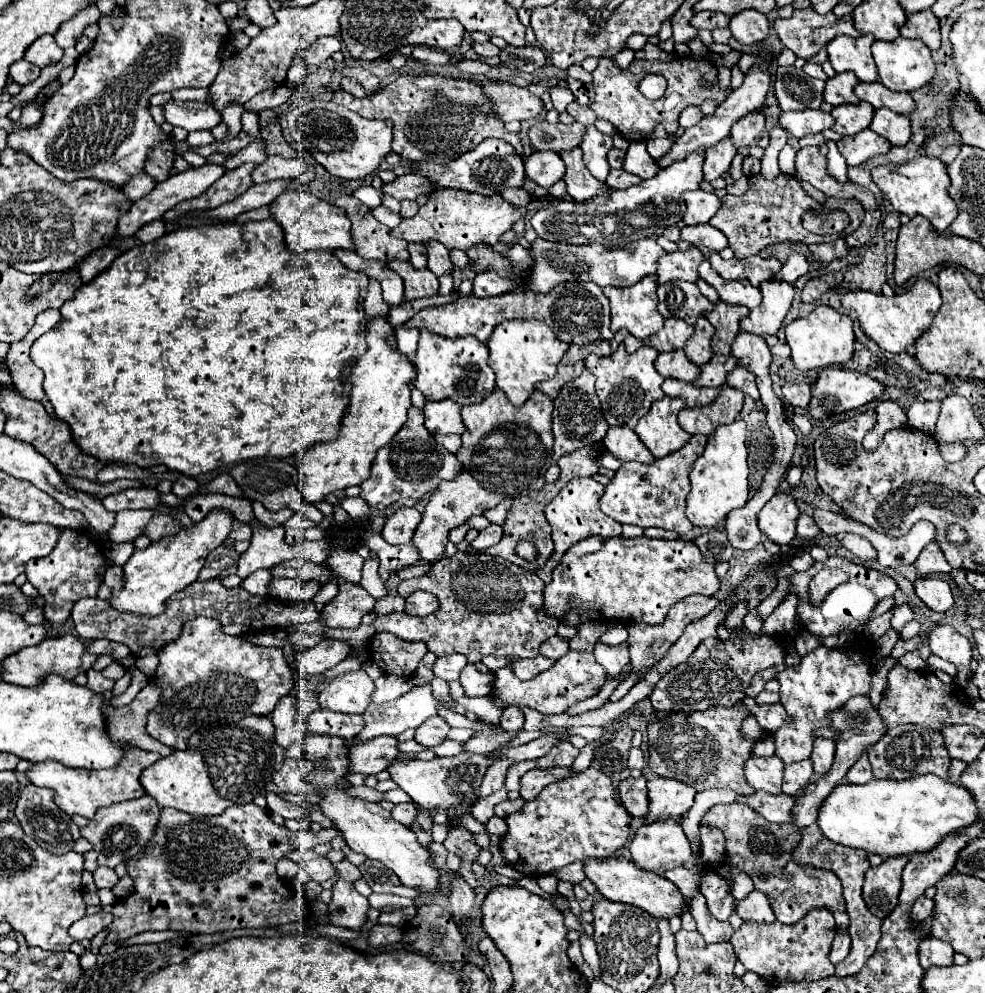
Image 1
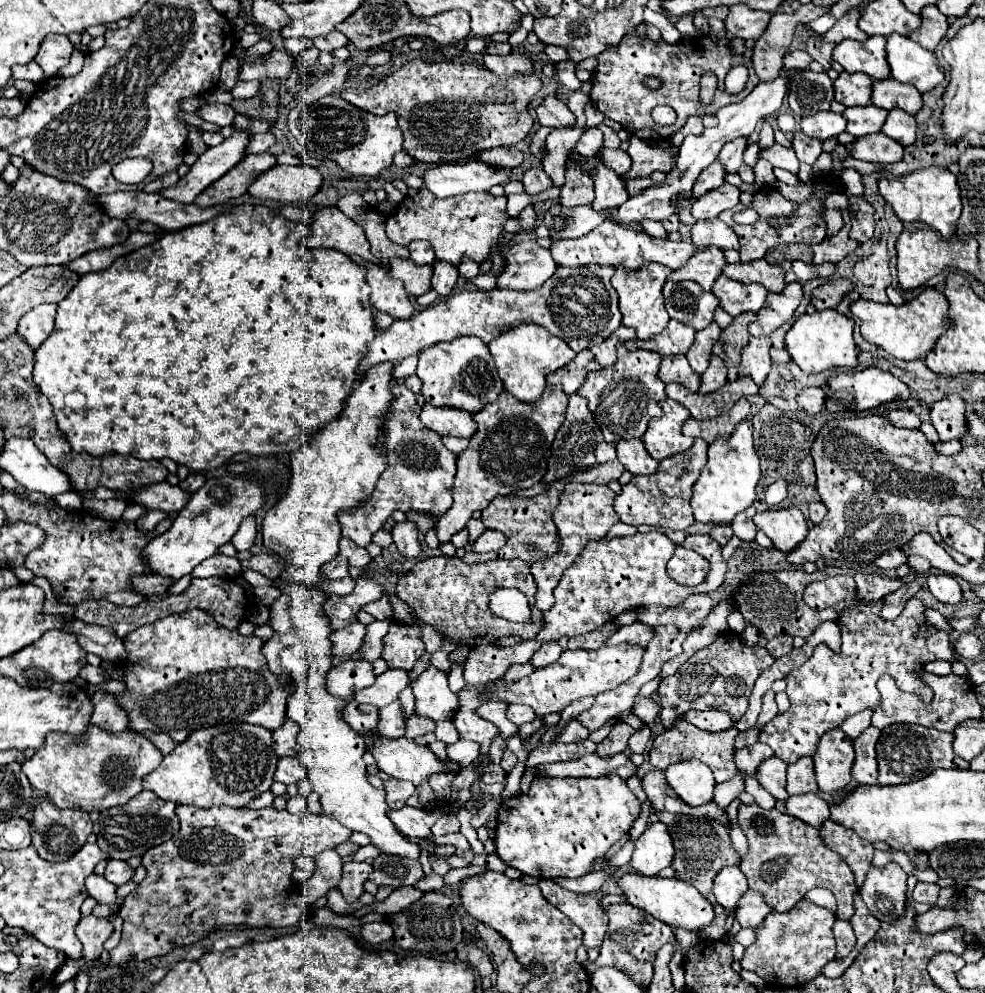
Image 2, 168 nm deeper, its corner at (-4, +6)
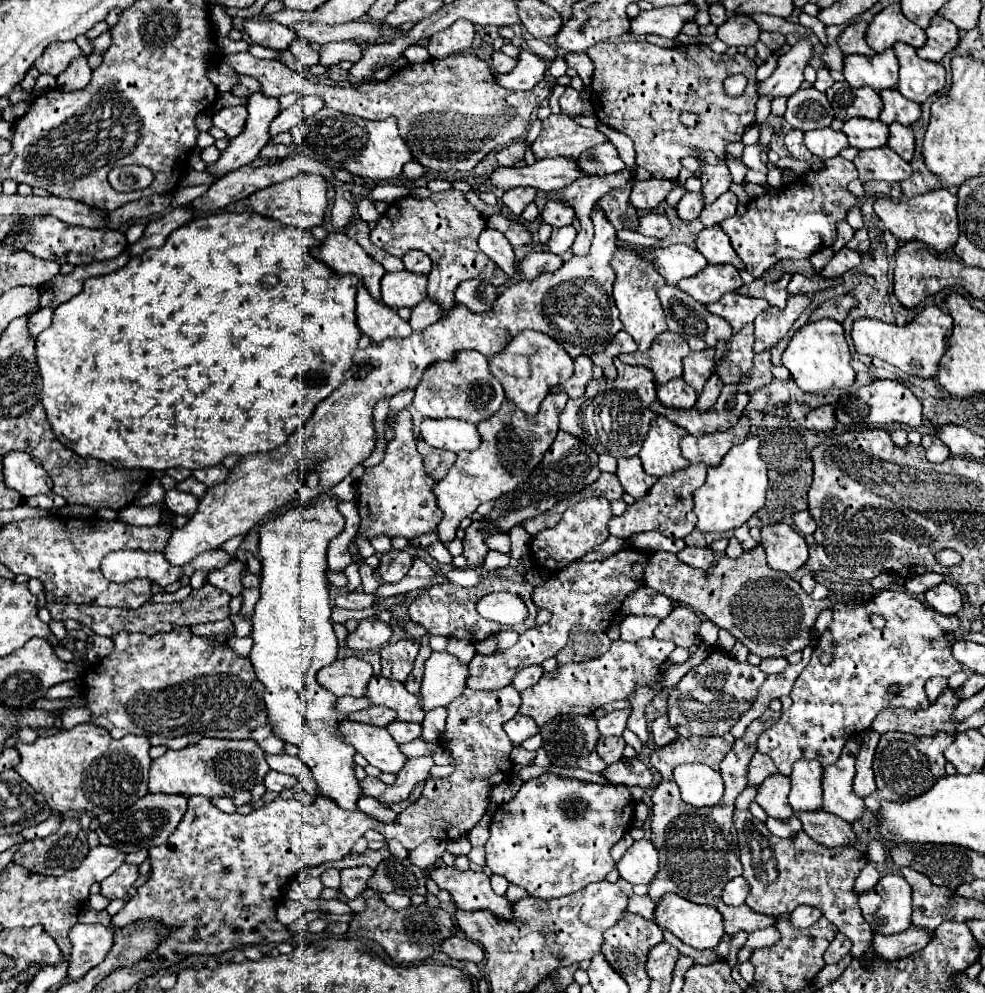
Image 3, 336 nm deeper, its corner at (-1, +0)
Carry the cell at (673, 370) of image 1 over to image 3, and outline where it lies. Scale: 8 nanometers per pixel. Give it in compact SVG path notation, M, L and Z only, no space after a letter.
M674 378L668 384L664 384L664 388L658 388L658 400L664 406L676 408L676 410L694 408L696 398L698 398L696 392L692 392L692 388L682 378Z

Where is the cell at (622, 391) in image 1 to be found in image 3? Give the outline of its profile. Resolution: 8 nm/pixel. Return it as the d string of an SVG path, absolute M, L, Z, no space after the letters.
M622 364L616 380L590 380L582 398L566 402L566 408L560 414L560 430L580 438L596 454L606 452L614 458L636 456L648 434L650 422L656 418L656 414L650 410L654 400L656 390L652 384L652 372L648 372L648 368Z

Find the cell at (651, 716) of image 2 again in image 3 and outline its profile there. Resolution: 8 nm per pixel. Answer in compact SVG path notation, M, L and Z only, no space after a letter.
M644 638L638 642L616 640L600 658L578 664L560 664L554 672L544 674L532 688L522 692L520 714L534 718L538 726L546 724L558 714L592 714L596 708L608 702L630 696L632 688L636 688L640 680L648 680L648 676L656 672L656 664L664 662L674 648L676 646L672 642L656 638Z

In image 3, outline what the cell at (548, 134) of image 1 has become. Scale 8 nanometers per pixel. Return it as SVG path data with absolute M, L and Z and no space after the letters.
M610 142L584 152L584 156L580 156L578 164L580 164L580 170L586 172L588 176L608 176L608 174L622 172L626 168L626 164L620 160L614 144L610 144Z

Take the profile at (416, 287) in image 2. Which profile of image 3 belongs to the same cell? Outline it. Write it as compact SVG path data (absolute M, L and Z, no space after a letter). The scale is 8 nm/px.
M408 270L384 274L382 302L390 308L412 308L428 296L426 282L426 274L414 274Z

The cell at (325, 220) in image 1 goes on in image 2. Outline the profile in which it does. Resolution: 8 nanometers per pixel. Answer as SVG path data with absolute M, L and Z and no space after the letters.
M337 206L317 208L313 212L311 232L305 238L305 246L335 248L343 254L357 254L363 260L375 262L375 258L371 258L369 242L363 228L357 226L351 218L347 218Z

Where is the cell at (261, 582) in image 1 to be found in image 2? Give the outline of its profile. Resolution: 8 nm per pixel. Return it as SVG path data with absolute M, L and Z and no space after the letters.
M347 576L347 578L343 578L343 580L335 580L335 582L325 582L325 584L321 584L321 588L323 588L327 594L341 594L341 596L349 594L349 592L353 590L353 586L355 586L355 580L353 580L351 576Z

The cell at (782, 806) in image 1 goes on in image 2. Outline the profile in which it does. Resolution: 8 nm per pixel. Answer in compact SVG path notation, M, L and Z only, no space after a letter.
M797 794L797 796L789 796L787 802L779 800L775 804L775 808L779 812L785 812L789 816L795 816L799 820L803 820L805 824L819 828L823 820L829 818L829 804L827 800L819 798L817 794Z

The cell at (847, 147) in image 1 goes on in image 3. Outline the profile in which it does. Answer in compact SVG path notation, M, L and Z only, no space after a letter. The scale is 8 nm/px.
M888 146L878 150L864 150L854 158L859 177L848 185L851 193L858 198L865 195L866 180L884 180L884 182L904 182L912 176L912 168L906 160L896 156Z

